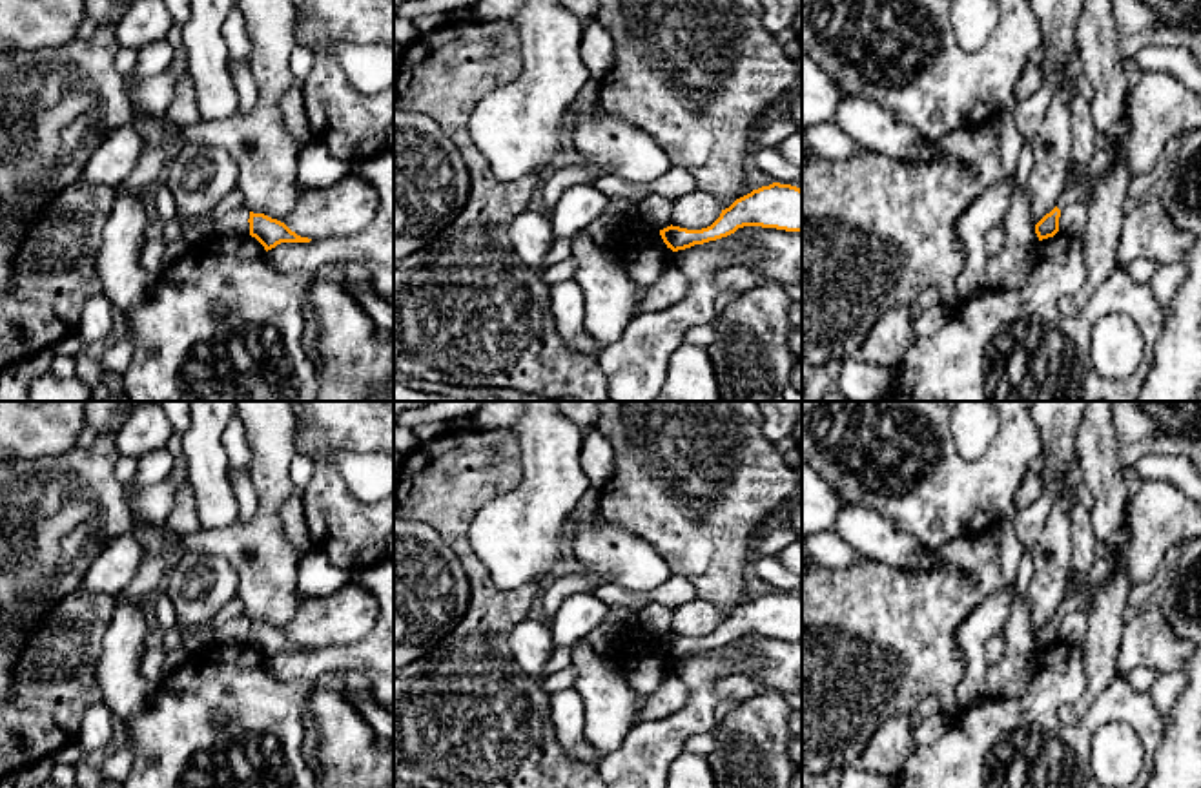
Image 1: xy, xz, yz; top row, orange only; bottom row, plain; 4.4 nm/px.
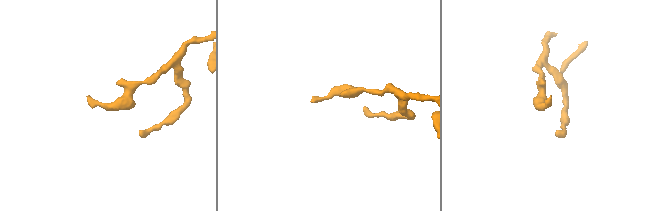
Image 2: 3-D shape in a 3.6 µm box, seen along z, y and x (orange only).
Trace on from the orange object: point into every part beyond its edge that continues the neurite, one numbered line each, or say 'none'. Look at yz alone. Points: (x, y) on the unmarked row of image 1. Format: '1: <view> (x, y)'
1: yz (1076, 601)

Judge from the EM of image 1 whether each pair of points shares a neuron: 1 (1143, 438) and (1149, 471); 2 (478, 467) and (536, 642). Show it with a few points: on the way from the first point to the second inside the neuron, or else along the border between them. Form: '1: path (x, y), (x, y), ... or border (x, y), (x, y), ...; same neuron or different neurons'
1: border (1181, 453), (1143, 455), (1130, 467); different neurons
2: border (529, 615), (509, 635), (513, 657); different neurons

